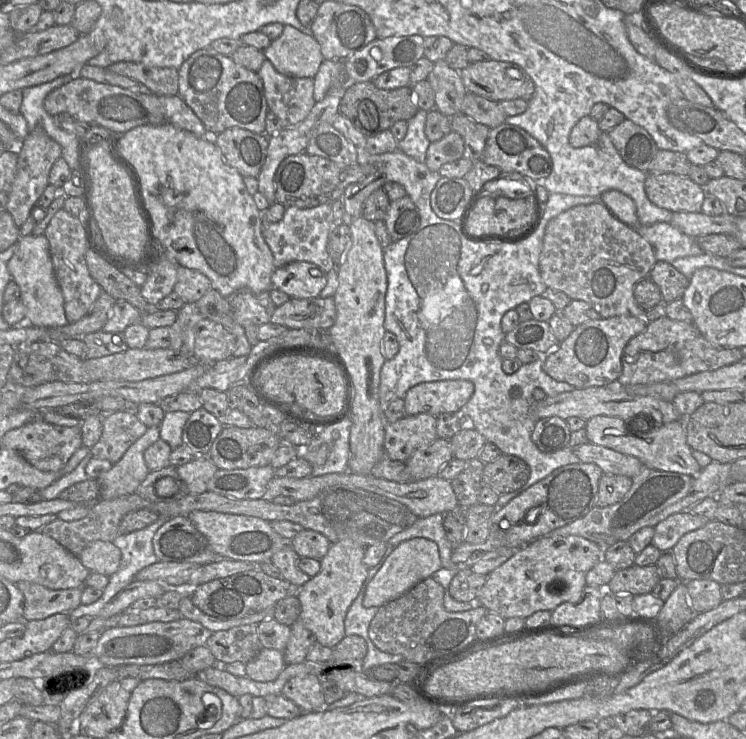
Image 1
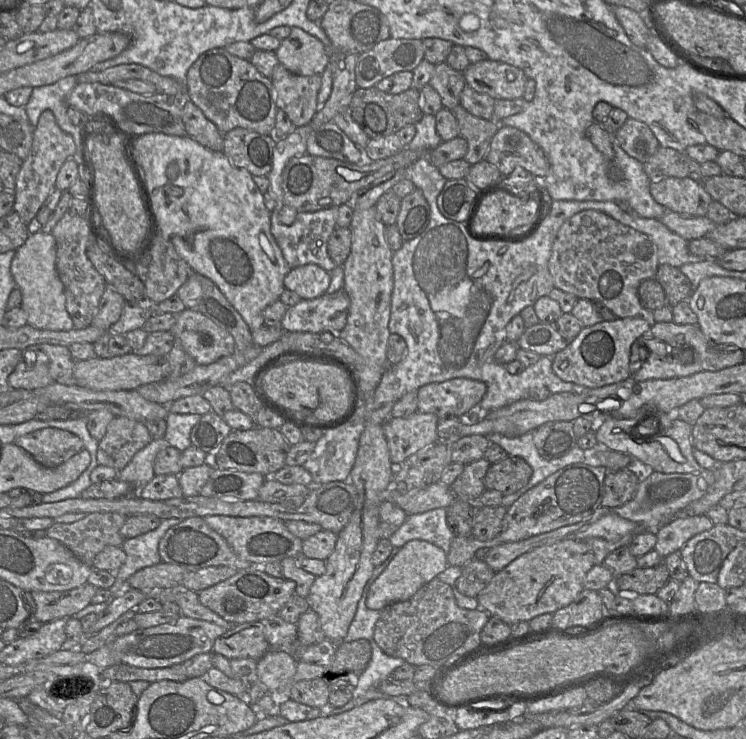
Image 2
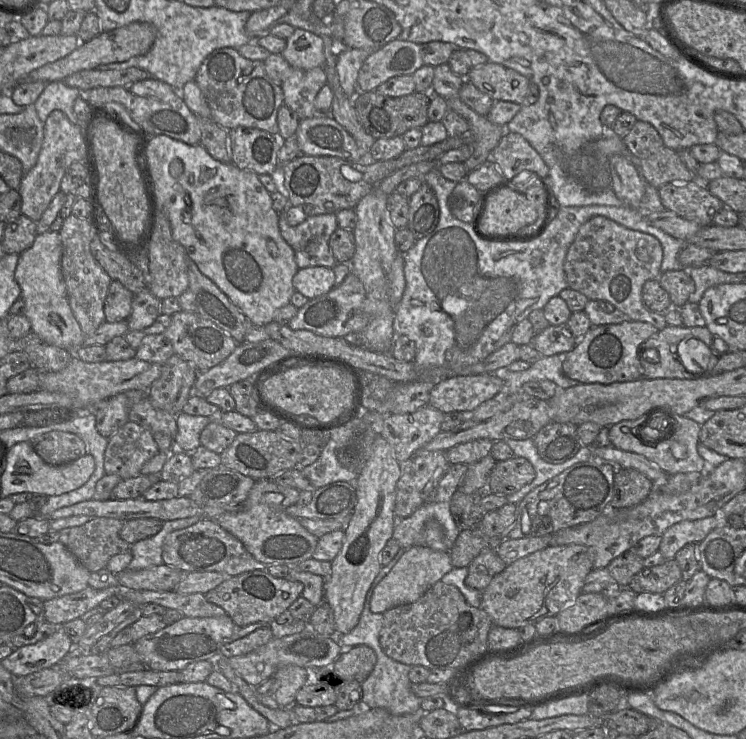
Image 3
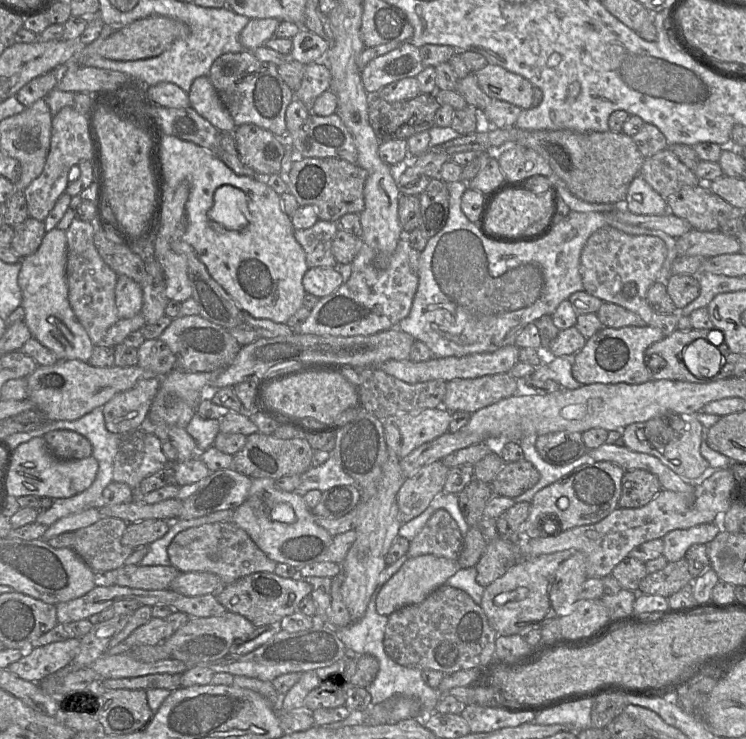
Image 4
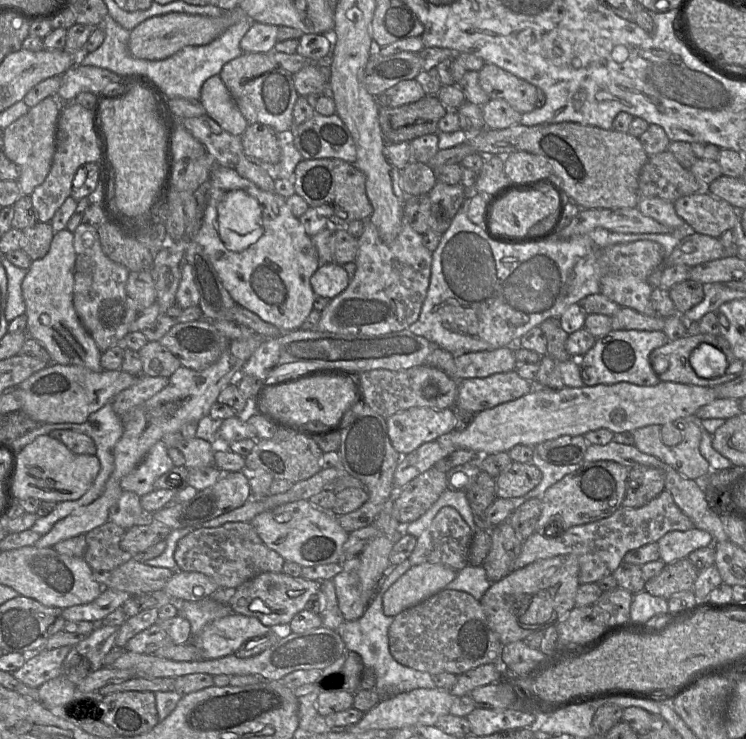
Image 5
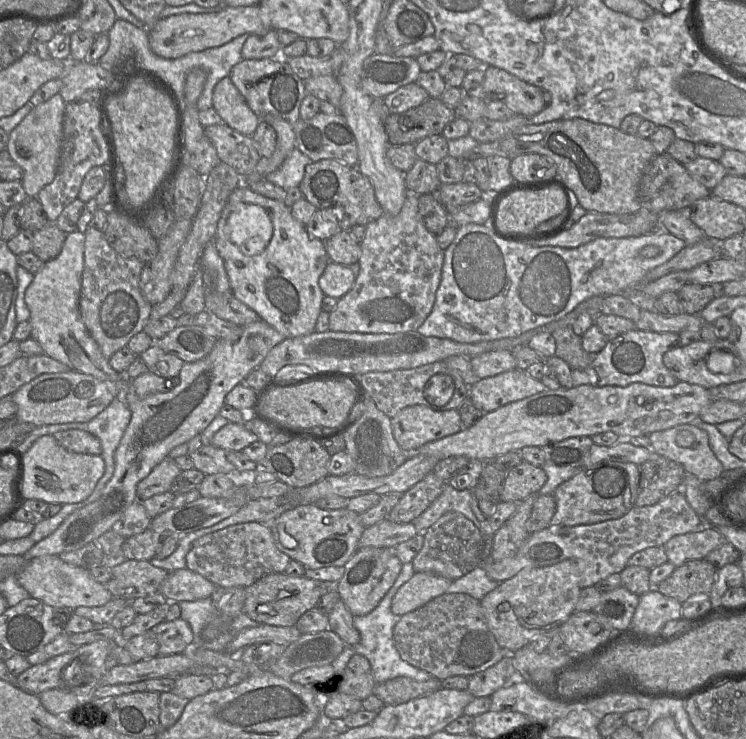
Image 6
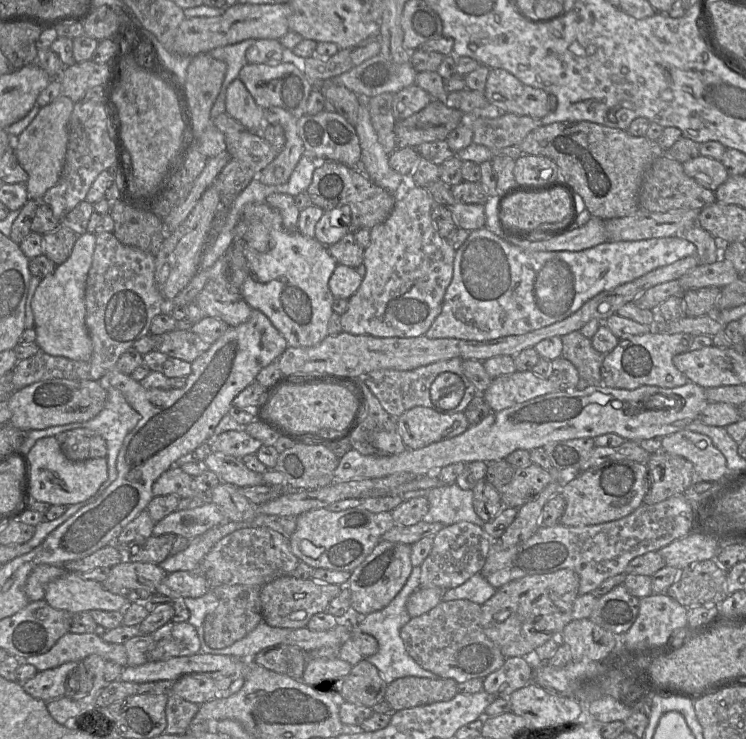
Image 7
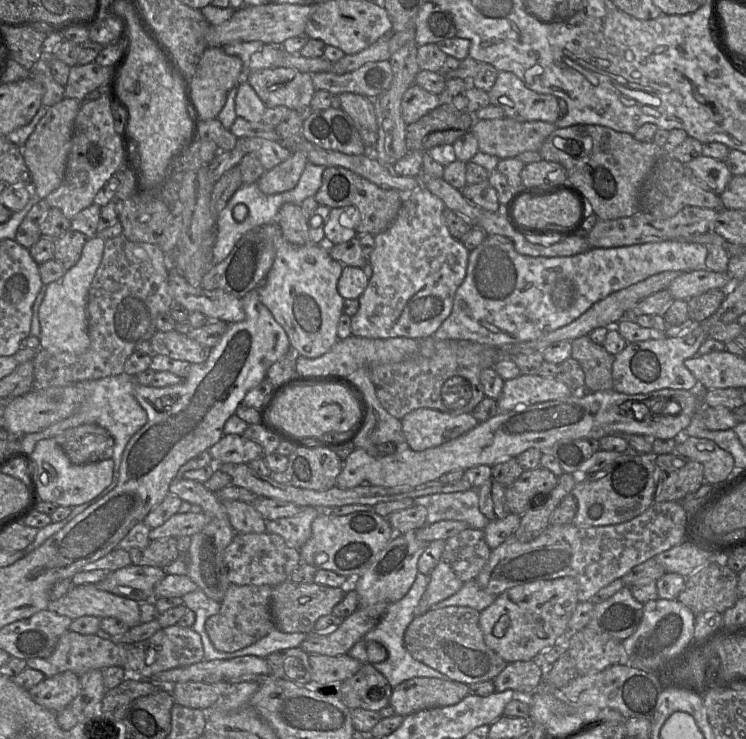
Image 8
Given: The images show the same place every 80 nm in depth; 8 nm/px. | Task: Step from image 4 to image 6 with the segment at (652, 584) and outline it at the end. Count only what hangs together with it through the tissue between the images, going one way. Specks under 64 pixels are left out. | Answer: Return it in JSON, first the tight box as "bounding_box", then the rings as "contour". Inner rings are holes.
{"bounding_box":[653,560,717,603],"contour":[[[689,560],[653,588],[684,603],[691,597],[712,597],[716,576],[717,568],[707,560]]]}

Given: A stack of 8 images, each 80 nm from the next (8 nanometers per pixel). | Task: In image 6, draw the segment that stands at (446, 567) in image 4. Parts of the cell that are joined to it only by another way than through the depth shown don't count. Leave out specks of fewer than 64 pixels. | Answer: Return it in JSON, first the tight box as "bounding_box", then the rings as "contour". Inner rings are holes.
{"bounding_box":[391,572,452,616],"contour":[[[415,572],[396,592],[391,611],[398,616],[412,612],[446,593],[452,580],[427,572]]]}

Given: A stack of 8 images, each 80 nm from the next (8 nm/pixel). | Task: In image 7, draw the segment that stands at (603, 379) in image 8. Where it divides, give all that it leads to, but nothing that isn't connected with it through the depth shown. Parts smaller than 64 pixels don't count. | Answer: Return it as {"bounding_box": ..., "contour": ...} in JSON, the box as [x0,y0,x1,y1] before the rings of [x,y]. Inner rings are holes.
{"bounding_box":[561,331,604,385],"contour":[[[579,331],[561,337],[563,343],[562,356],[577,369],[581,379],[591,385],[602,385],[601,368],[604,354],[595,350],[591,340]]]}

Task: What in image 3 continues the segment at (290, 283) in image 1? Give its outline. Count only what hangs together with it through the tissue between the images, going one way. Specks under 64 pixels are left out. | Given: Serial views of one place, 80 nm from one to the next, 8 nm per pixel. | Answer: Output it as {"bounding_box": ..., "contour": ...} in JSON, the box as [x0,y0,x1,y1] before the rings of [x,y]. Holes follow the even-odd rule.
{"bounding_box":[292,266,335,300],"contour":[[[325,266],[301,268],[294,275],[292,284],[297,292],[312,300],[334,288],[335,274]]]}

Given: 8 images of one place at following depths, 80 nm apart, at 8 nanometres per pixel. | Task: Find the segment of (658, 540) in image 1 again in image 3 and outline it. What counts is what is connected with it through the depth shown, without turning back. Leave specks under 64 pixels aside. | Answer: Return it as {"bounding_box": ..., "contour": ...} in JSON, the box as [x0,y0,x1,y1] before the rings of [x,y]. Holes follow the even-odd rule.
{"bounding_box":[658,510,726,560],"contour":[[[721,510],[717,516],[677,522],[662,534],[658,552],[660,552],[666,560],[674,559],[676,553],[681,548],[687,544],[697,544],[701,542],[721,523],[726,523],[721,519]]]}

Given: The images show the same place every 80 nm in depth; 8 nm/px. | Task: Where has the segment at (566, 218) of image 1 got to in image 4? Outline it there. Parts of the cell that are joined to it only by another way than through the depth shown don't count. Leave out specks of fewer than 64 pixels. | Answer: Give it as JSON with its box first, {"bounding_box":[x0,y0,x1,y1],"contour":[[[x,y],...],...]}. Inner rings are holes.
{"bounding_box":[580,226,679,336],"contour":[[[605,226],[588,238],[582,250],[580,274],[583,290],[603,302],[619,305],[638,314],[647,325],[660,329],[668,336],[678,329],[679,312],[658,314],[648,305],[646,298],[666,256],[666,244],[656,236],[631,235]]]}

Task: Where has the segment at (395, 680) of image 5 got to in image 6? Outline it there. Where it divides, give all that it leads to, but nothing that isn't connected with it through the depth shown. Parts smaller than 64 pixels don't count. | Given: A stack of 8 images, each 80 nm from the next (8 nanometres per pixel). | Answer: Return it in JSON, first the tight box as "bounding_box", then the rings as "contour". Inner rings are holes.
{"bounding_box":[331,563,433,684],"contour":[[[405,563],[402,565],[402,569],[394,582],[393,586],[389,589],[386,595],[382,598],[380,603],[370,613],[364,616],[354,616],[354,627],[360,633],[360,642],[354,647],[347,646],[340,653],[340,655],[331,663],[334,673],[341,674],[347,666],[350,658],[355,654],[361,654],[368,659],[374,680],[376,684],[385,682],[396,677],[408,677],[416,681],[427,681],[433,677],[428,672],[416,668],[406,661],[404,661],[399,652],[397,651],[393,640],[393,629],[401,616],[395,615],[391,611],[391,603],[394,595],[398,589],[407,582],[413,575],[415,570],[412,563]]]}

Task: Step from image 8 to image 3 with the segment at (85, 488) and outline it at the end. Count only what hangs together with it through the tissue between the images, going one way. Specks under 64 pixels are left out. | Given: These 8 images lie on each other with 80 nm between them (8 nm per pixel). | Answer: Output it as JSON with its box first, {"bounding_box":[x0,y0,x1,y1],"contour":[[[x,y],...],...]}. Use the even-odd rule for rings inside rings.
{"bounding_box":[2,442,95,497],"contour":[[[30,442],[10,446],[6,468],[2,476],[2,495],[29,492],[47,497],[61,495],[83,486],[95,470],[95,461],[90,454],[61,466],[47,464],[34,450]]]}

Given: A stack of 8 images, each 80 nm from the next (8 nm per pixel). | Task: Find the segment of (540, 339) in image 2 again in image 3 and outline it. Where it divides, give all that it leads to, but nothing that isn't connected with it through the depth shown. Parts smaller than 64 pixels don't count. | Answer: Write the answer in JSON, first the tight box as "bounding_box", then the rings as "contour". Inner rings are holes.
{"bounding_box":[529,325,577,356],"contour":[[[550,325],[540,333],[533,336],[529,345],[542,356],[553,356],[570,352],[577,344],[567,325]]]}

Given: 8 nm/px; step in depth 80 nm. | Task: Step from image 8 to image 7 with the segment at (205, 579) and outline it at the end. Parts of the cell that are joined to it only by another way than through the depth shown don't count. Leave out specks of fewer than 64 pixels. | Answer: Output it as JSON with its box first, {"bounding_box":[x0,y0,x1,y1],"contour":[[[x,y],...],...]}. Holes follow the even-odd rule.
{"bounding_box":[152,466,209,501],"contour":[[[172,466],[161,474],[153,484],[152,492],[154,497],[173,494],[179,498],[202,498],[205,501],[209,501],[208,493],[198,490],[193,477],[177,466]]]}

